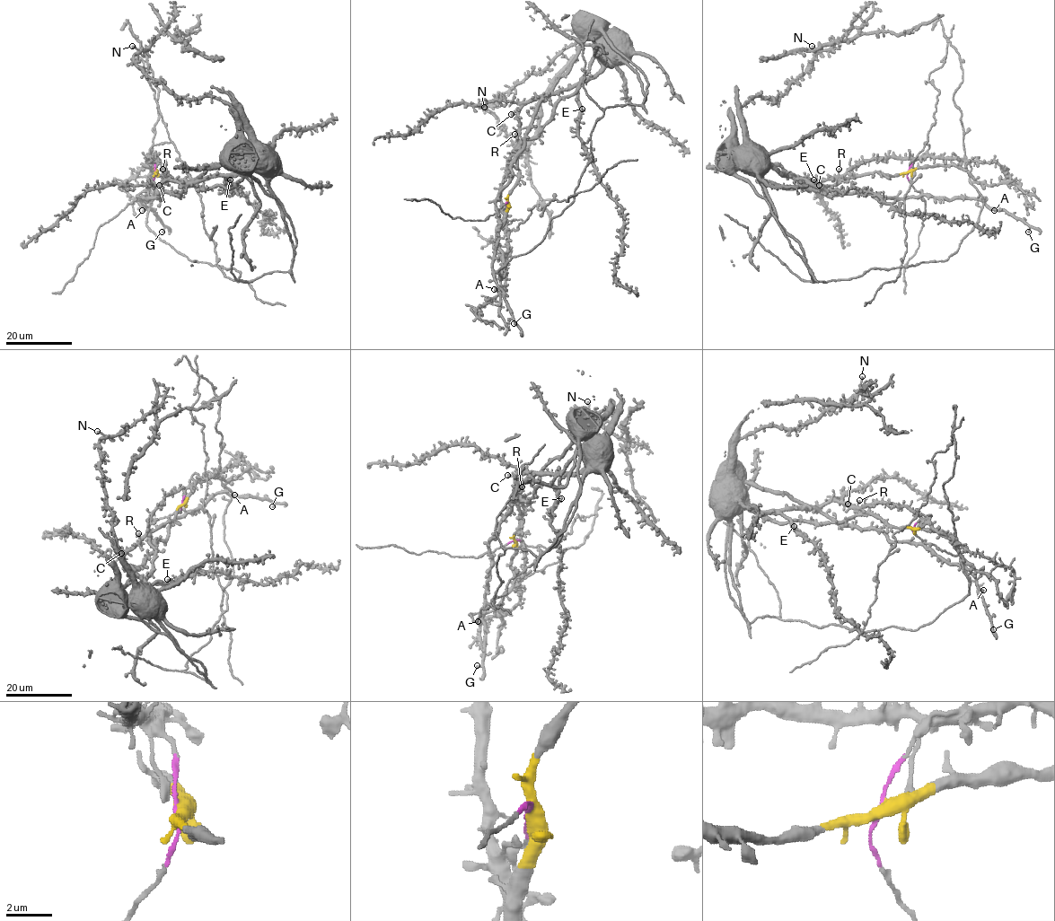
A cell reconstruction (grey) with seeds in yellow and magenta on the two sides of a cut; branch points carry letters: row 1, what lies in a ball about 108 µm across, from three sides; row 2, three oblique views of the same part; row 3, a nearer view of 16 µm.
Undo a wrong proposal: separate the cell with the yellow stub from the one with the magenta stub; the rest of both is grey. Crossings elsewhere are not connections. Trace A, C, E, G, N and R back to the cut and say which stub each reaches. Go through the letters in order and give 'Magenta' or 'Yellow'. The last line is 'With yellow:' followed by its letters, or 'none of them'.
A: Yellow
C: Magenta
E: Magenta
G: Yellow
N: Magenta
R: Magenta
With yellow: A, G

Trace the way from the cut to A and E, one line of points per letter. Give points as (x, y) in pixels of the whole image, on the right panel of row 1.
A: (908, 172), (940, 165), (963, 168), (969, 172), (969, 181), (980, 195), (978, 197), (995, 210)
E: (908, 172), (912, 158), (880, 157), (863, 160), (827, 179), (802, 183), (790, 176), (817, 184), (813, 179)

